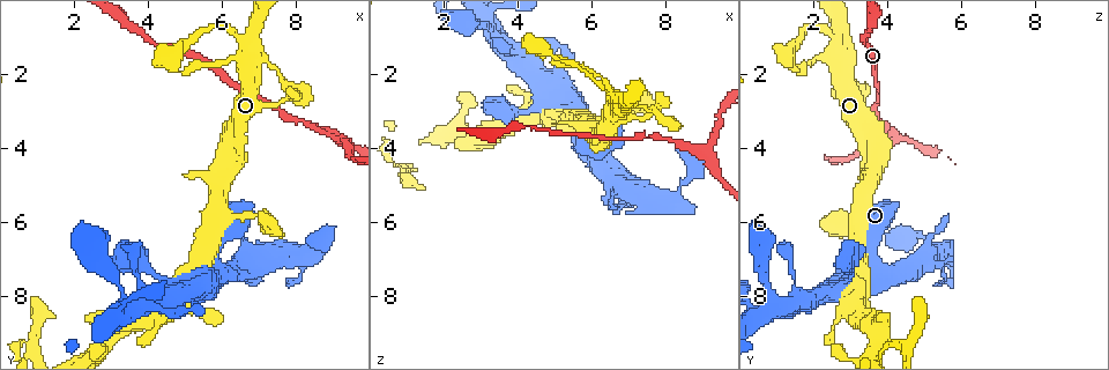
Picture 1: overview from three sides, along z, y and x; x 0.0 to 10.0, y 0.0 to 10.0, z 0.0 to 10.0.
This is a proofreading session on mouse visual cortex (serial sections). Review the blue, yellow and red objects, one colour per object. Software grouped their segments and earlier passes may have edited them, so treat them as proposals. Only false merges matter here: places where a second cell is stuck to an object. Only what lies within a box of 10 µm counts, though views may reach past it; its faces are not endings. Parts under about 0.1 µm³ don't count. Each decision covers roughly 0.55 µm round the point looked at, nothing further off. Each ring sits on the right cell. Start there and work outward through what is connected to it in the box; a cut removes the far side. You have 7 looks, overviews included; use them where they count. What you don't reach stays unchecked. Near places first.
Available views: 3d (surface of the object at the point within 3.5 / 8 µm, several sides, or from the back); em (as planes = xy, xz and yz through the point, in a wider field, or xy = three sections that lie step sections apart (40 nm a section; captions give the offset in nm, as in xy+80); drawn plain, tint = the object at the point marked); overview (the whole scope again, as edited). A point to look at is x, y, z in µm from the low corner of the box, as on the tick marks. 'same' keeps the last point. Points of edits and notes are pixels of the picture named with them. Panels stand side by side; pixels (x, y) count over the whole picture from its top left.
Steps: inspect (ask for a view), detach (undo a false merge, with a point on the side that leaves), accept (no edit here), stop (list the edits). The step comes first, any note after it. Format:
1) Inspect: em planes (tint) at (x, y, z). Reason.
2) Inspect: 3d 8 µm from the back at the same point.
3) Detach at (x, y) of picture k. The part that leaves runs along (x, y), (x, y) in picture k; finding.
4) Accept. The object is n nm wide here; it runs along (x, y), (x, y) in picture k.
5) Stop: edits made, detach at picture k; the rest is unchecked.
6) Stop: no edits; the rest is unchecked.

Inspect: 3d 3.5 µm at (7.80, 2.65, 3.00). Abrupt turn.

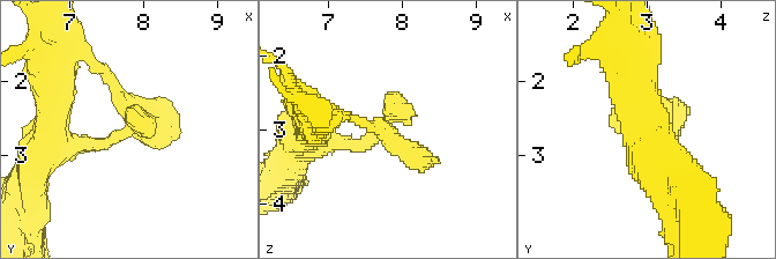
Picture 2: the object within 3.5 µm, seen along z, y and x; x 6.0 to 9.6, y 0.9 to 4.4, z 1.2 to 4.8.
Inspect: em xy step 2 (plain) at (7.75, 2.65, 2.95). Shape alone is not enough.

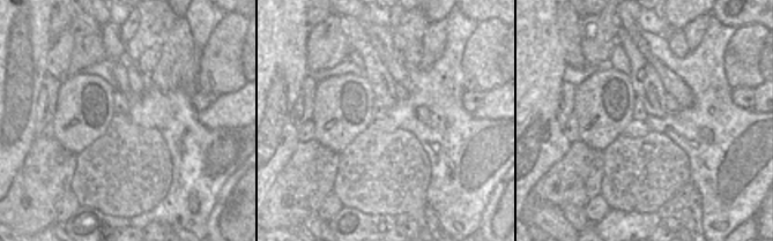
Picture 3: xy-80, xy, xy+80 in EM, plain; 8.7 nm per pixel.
Inspect: em xy step 2 (tint) at the same point. With the object marked.

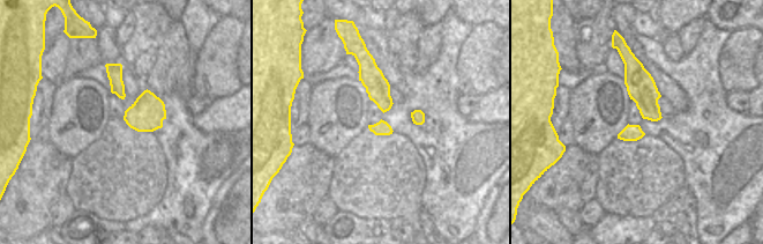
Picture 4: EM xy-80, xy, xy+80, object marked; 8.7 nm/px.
Accept. It runs along (303, 131), (438, 157) in picture 2; all the same cell.

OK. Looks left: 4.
Inspect: 3d 3.5 µm at (9.05, 3.65, 4.20). Abrupt turn.

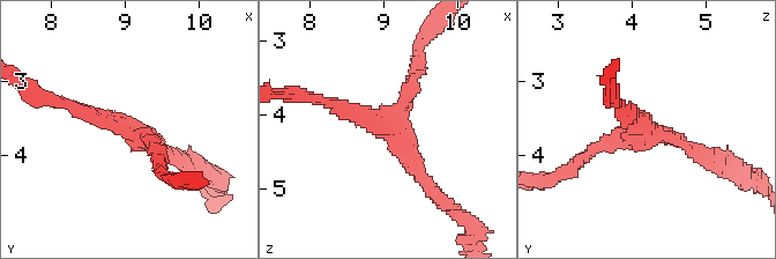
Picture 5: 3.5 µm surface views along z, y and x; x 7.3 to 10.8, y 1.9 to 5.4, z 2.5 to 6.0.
Inspect: em xy step 3 (tint) at (9.00, 3.60, 4.15). 3 arms meet here; the arms are 200, 200, 200 nm wide.

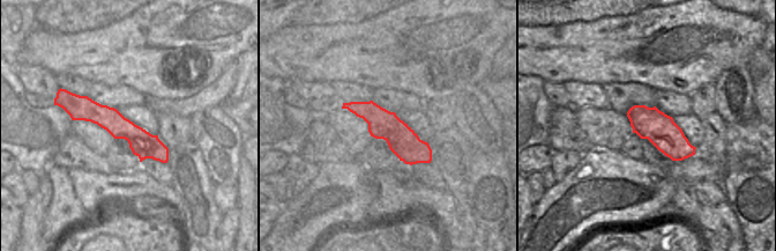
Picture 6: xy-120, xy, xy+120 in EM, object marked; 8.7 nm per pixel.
Accept. It runs along (61, 102), (154, 141), (161, 155) in picture 5; all the same cell.

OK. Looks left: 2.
Inspect: em planes (tint) at (5.90, 7.40, 3.75). A fork.

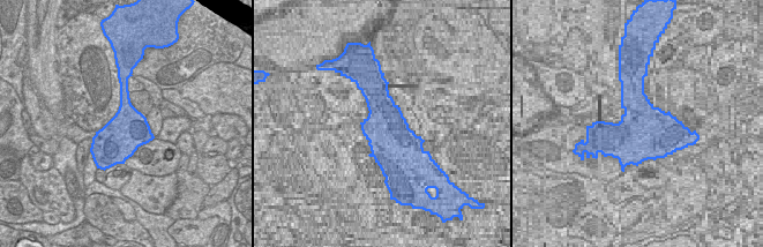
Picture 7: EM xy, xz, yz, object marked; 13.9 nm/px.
Inspect: 3d 3.5 µm at the same point.

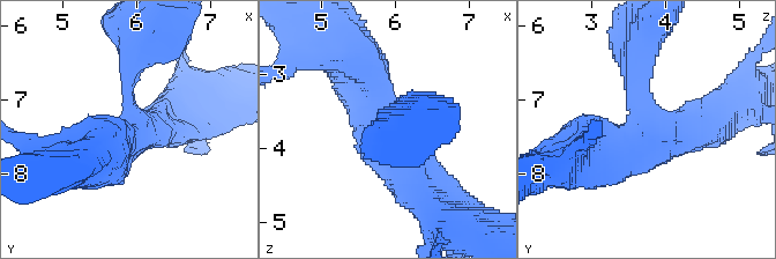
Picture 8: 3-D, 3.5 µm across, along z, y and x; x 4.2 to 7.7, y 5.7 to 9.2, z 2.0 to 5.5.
Accept. The object is 550 nm wide here; it runs along (640, 52), (642, 126), (589, 162) in picture 8; all the same cell.

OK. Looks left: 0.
Stop: no edits; the rest is unchecked.

